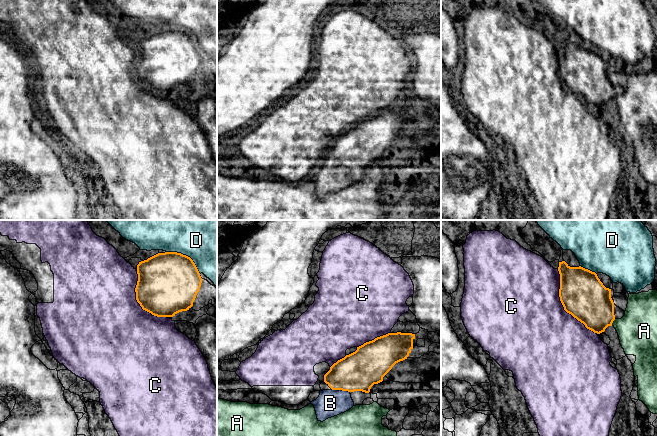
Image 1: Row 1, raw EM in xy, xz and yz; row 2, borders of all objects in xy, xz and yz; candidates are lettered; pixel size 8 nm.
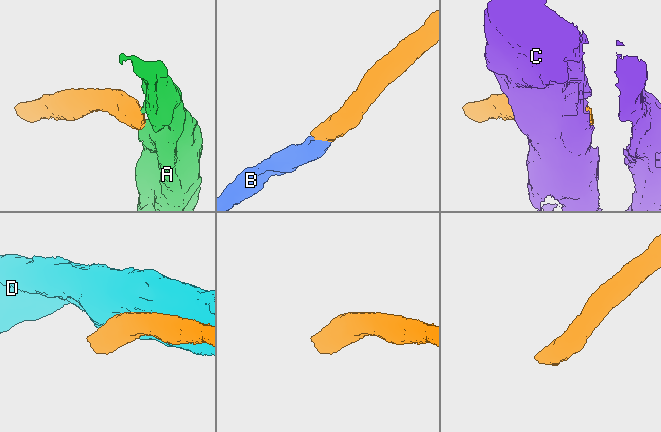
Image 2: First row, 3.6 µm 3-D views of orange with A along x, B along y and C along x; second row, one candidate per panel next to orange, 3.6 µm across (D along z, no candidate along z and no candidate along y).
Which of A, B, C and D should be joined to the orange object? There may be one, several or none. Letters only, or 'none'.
B

